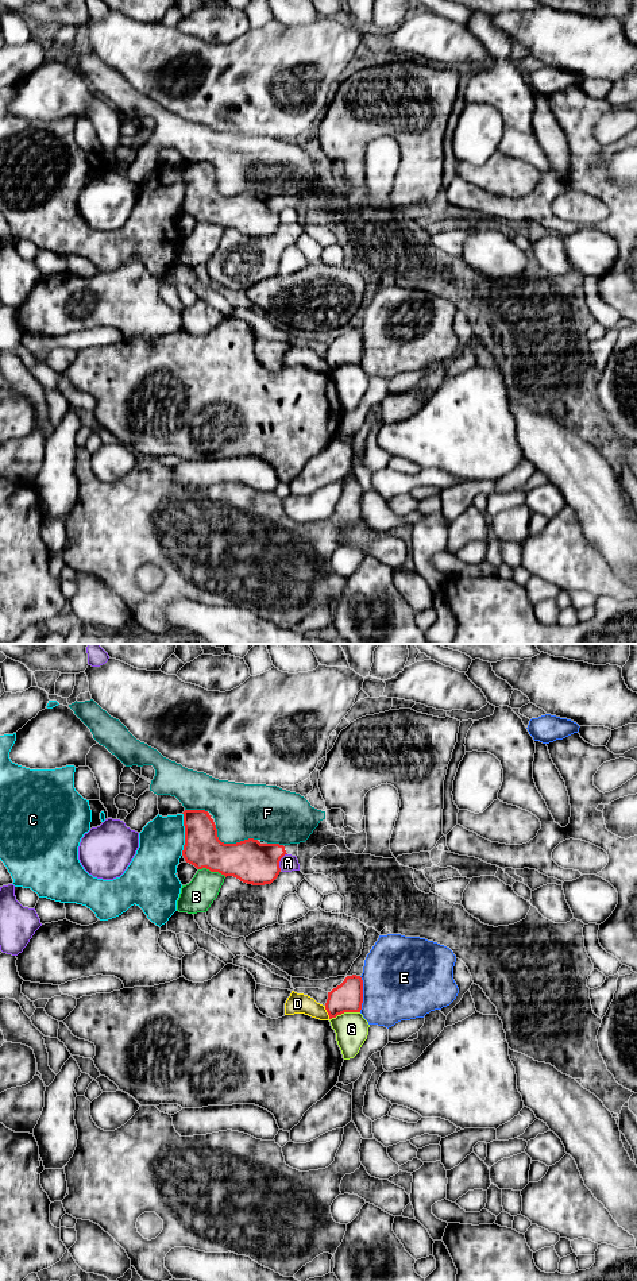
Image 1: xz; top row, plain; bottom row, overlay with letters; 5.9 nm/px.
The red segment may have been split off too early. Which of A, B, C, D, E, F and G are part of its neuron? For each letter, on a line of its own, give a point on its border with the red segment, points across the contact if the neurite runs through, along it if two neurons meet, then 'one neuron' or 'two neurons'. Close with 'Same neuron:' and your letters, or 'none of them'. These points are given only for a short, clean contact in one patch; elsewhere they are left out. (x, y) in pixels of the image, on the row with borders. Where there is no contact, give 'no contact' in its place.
A: contact xz (280, 860); two neurons
B: contact xz (212, 871); two neurons
C: contact xz (185, 834); two neurons
D: contact xz (327, 1011); border xz (324, 1006), (329, 1018); two neurons
E: contact xz (362, 994); two neurons
F: contact xz (231, 844); two neurons
G: contact xz (344, 1011); two neurons
Same neuron: none of them

